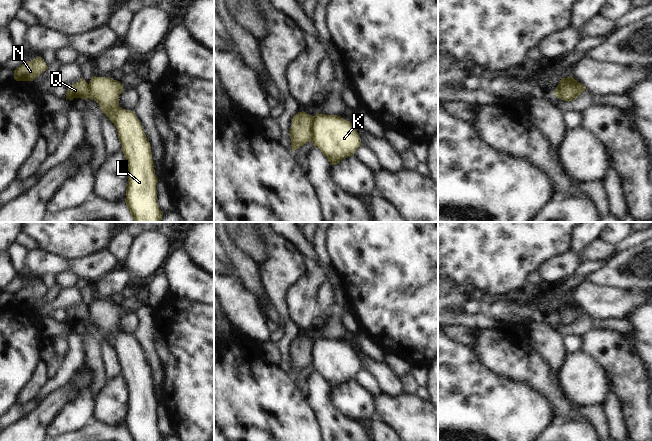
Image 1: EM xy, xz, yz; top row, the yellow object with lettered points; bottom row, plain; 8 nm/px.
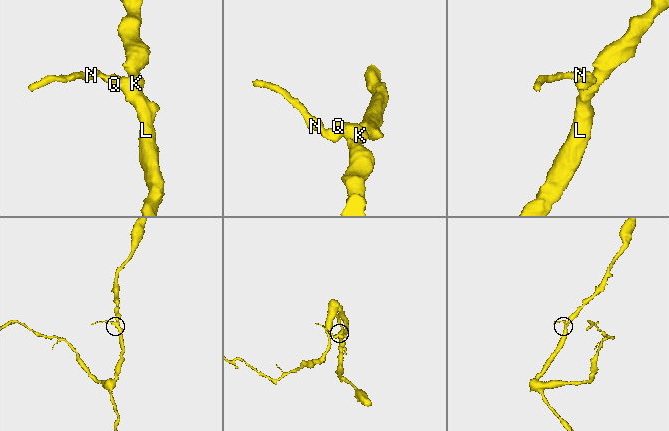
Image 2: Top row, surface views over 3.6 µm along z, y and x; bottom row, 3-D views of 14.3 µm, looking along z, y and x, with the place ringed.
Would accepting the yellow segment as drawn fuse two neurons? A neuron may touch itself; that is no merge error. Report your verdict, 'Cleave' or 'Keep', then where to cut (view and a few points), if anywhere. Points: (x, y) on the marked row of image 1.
Cleave. Split along xz (314, 116), (311, 140).

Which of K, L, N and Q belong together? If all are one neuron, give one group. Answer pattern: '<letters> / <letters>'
K L / N Q

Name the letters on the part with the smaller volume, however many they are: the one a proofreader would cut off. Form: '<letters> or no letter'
N, Q

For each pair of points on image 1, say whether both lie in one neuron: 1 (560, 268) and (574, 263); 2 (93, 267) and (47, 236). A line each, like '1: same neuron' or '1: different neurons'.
1: same neuron
2: different neurons

